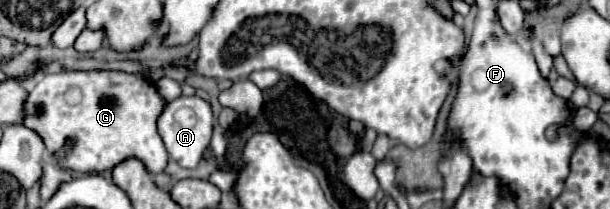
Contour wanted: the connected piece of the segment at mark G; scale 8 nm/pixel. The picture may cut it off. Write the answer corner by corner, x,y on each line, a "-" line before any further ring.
61,71
49,73
41,77
35,87
29,91
25,99
25,111
33,111
33,107
41,107
41,115
25,115
25,127
37,131
41,135
45,149
49,155
55,155
65,147
69,139
73,139
73,147
65,153
65,159
59,161
59,167
79,171
79,173
101,173
105,169
113,169
127,157
137,157
145,163
151,175
157,175
167,165
167,151
157,133
157,117
163,111
165,101
157,93
155,85
139,79
137,75
123,71

